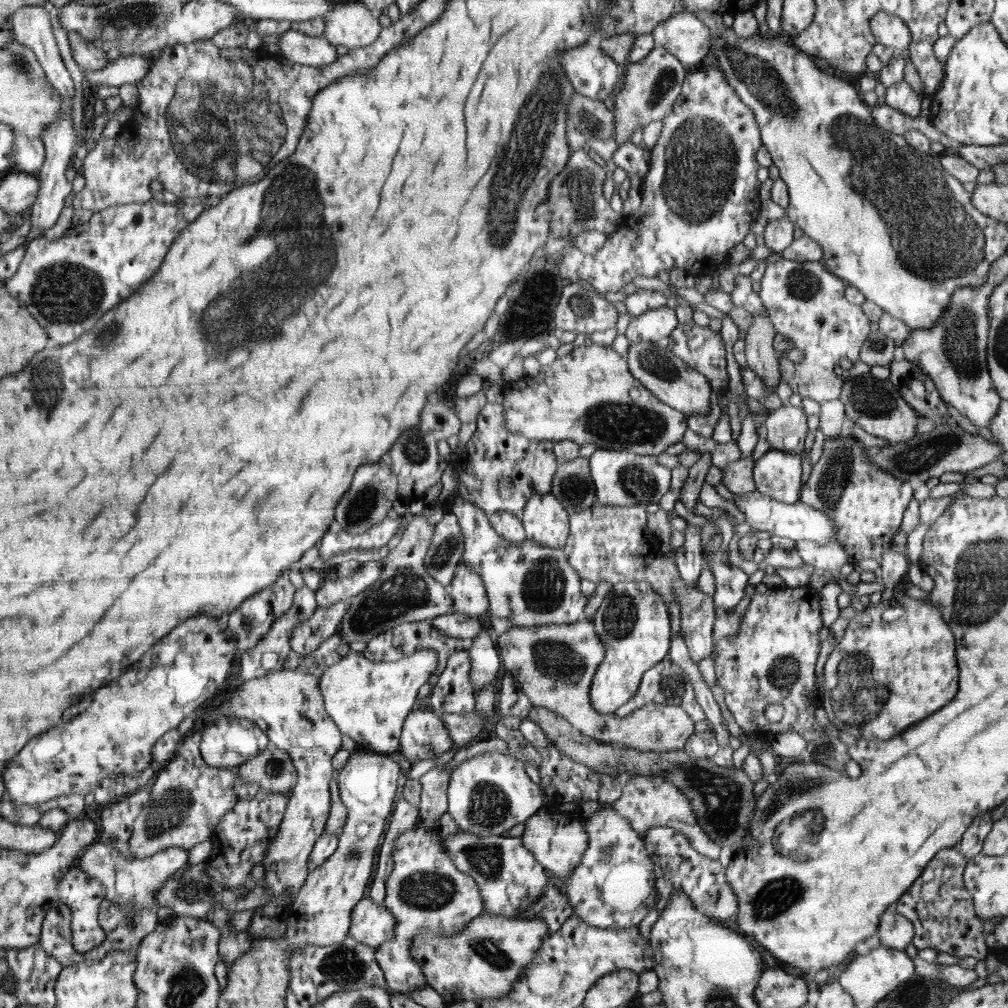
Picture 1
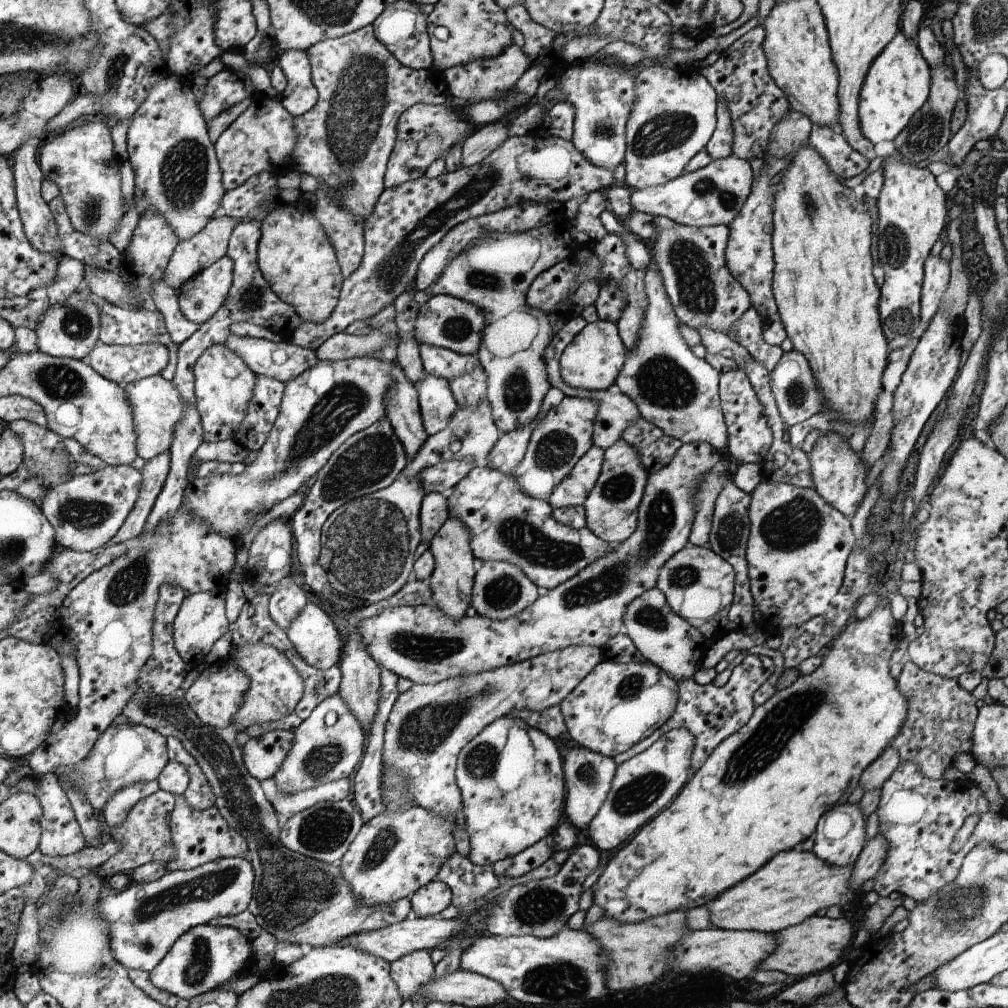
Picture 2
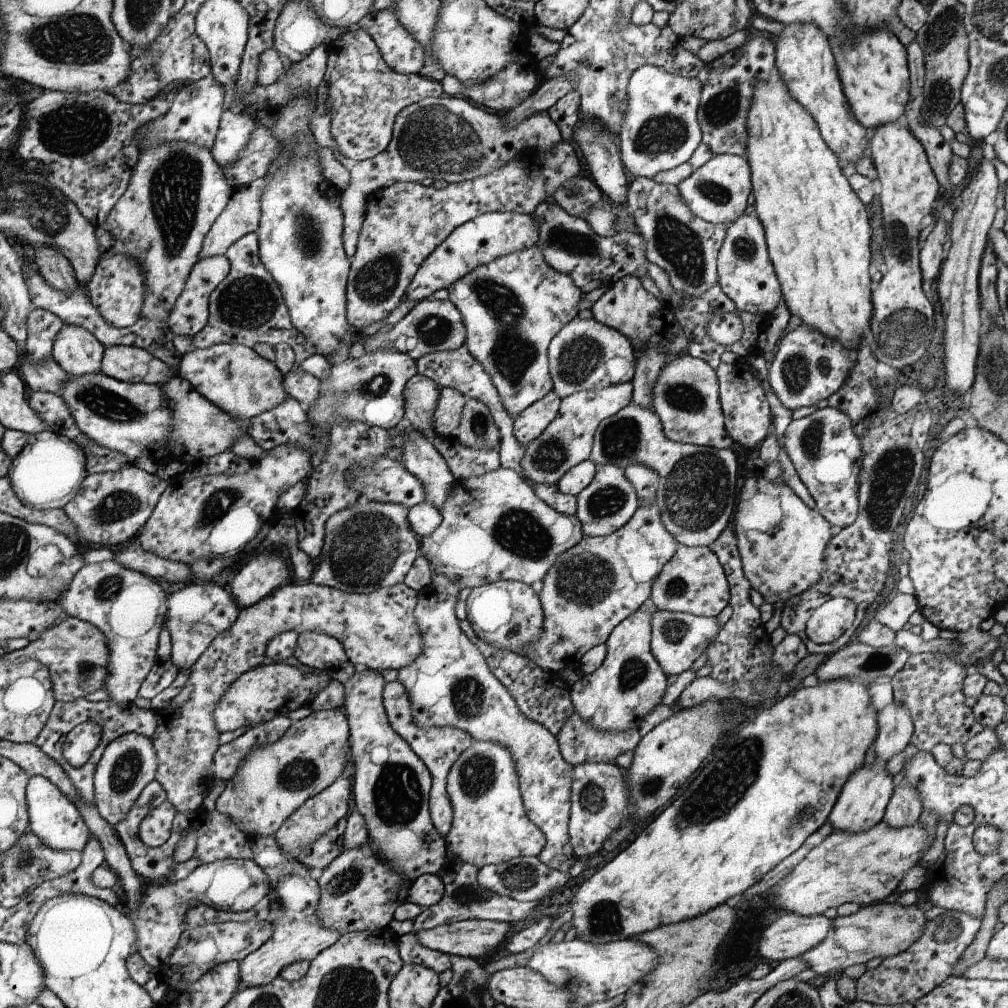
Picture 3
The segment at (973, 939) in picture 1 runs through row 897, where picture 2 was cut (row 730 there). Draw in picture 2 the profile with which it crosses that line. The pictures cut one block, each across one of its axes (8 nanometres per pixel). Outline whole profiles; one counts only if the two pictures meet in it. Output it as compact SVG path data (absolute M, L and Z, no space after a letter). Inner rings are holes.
M912 660L901 667L901 673L896 682L896 688L908 702L908 712L900 732L893 738L891 744L901 756L901 760L916 762L920 766L920 772L926 778L938 780L944 777L944 772L954 766L956 758L962 752L970 752L972 748L972 730L978 714L976 700L971 693L966 692L956 679L944 677L922 670Z

